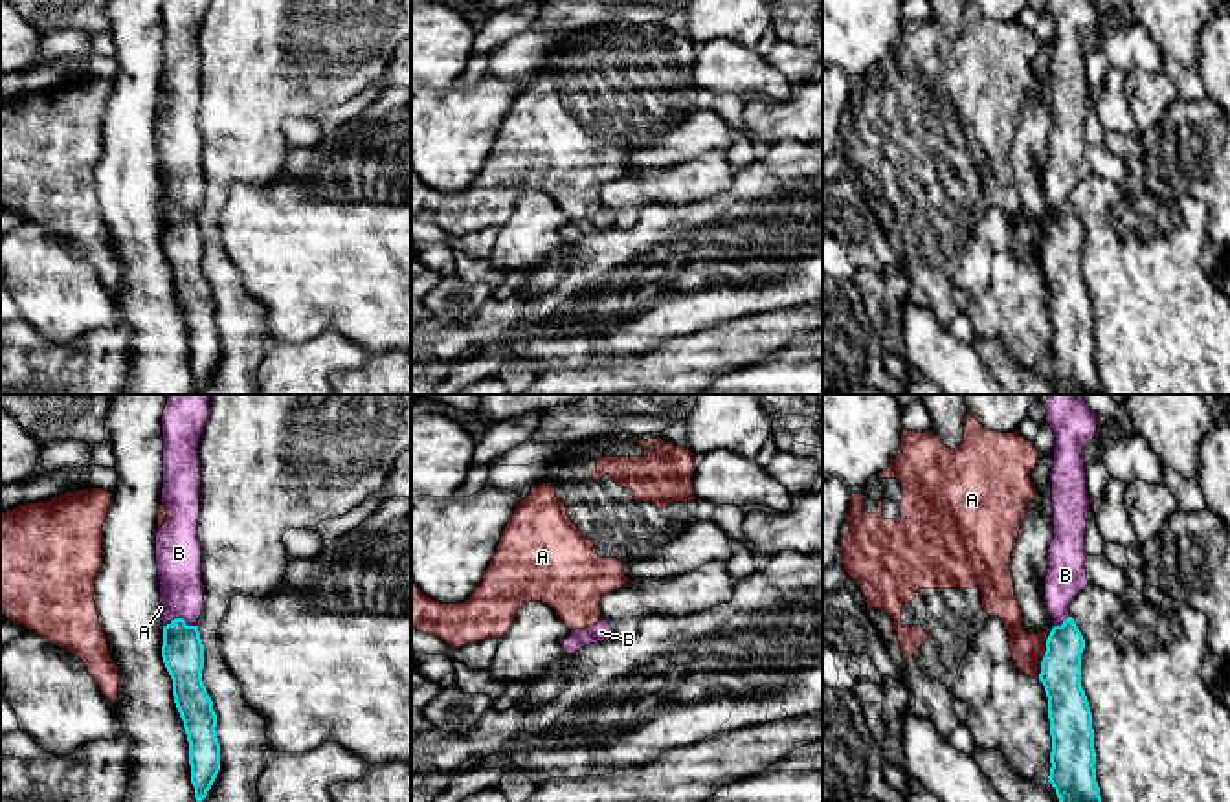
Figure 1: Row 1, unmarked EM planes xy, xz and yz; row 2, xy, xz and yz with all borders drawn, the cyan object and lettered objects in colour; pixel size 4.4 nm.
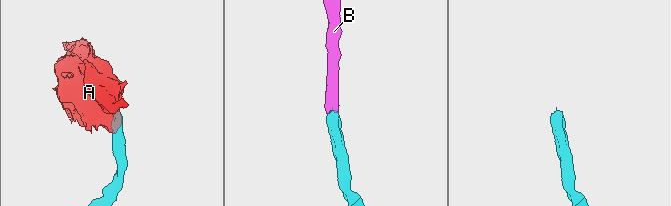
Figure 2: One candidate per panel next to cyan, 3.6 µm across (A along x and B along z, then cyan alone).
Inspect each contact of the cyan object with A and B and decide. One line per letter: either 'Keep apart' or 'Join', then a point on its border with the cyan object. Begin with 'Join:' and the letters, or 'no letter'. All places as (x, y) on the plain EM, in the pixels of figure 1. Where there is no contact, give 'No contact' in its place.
Join: B
A: Keep apart. Touches cyan at yz (1043, 246)
B: Join. Touches cyan at xy (180, 208)

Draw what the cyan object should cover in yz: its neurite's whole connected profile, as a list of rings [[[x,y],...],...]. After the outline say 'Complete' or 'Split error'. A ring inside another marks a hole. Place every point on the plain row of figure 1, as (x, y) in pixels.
[[[1046,0],[1056,24],[1052,57],[1054,128],[1045,193],[1054,207],[1039,270],[1048,286],[1050,365],[1059,395],[1103,395],[1096,371],[1092,301],[1081,275],[1085,228],[1070,206],[1072,187],[1089,174],[1085,119],[1090,99],[1083,37],[1096,26],[1092,0]]]. Split error

